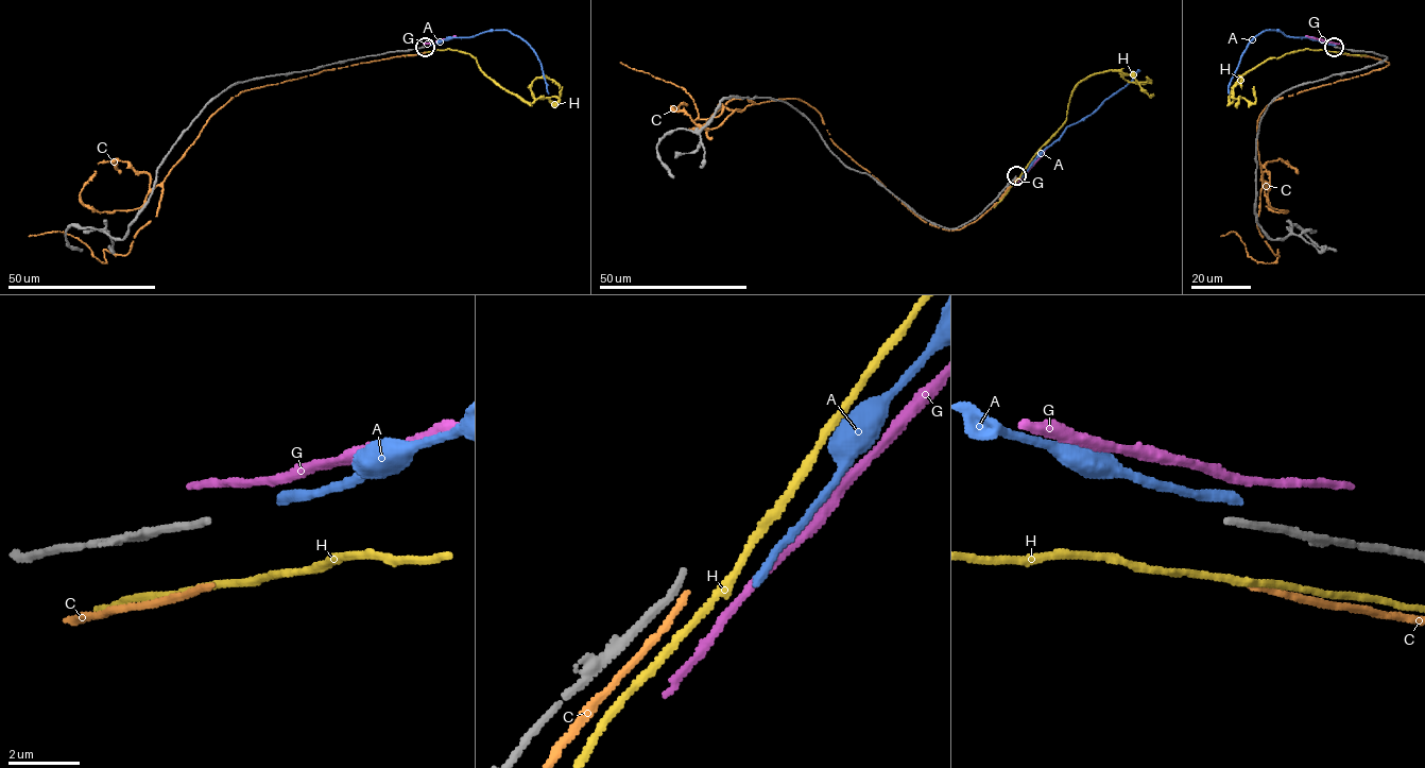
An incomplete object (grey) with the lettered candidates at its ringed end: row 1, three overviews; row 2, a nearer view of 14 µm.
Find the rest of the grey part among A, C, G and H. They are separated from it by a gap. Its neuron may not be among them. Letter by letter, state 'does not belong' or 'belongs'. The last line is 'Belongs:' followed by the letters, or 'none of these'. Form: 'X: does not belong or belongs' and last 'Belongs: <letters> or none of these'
A: does not belong
C: does not belong
G: does not belong
H: does not belong
Belongs: none of these

